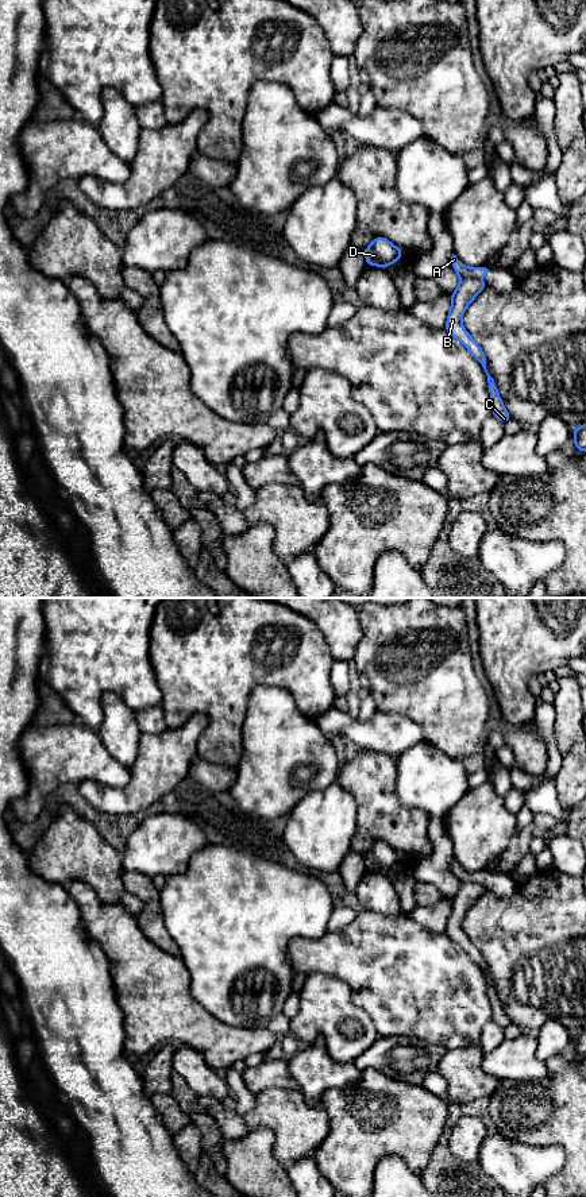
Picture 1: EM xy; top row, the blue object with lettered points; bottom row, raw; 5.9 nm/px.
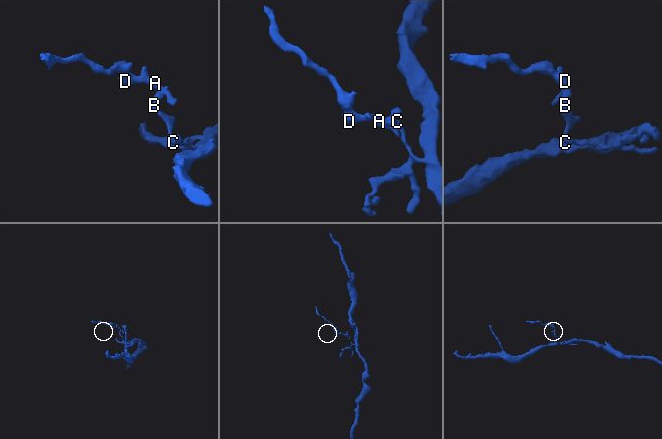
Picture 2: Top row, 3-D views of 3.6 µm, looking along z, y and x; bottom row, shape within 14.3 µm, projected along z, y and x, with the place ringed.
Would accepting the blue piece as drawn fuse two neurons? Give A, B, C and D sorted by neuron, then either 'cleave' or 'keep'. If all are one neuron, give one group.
groups A D / B C; cleave

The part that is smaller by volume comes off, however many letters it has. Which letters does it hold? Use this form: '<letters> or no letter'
A, D

